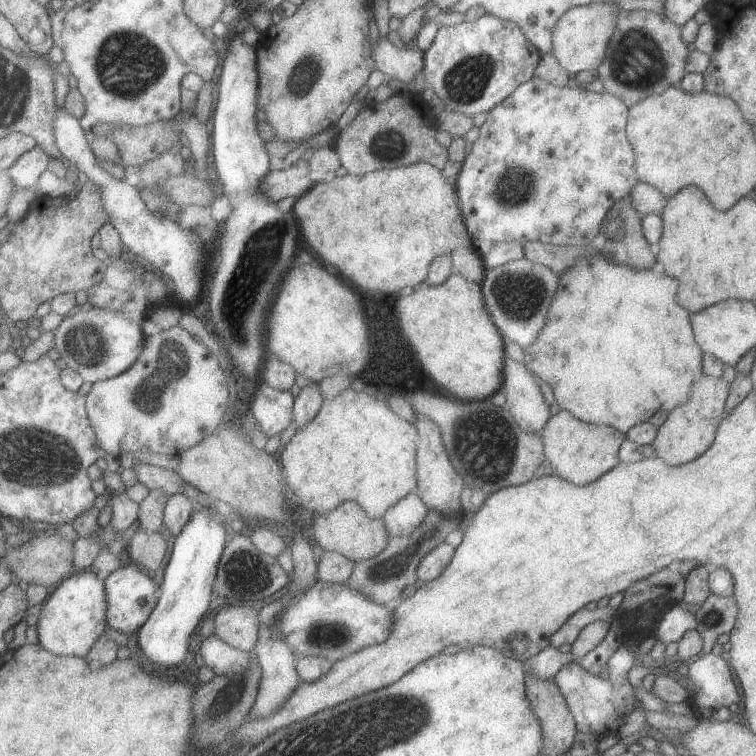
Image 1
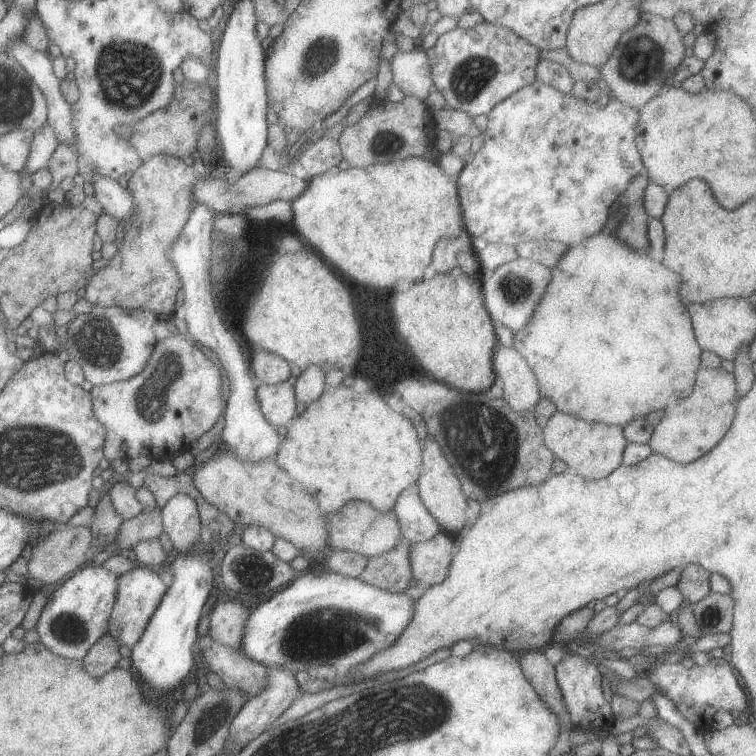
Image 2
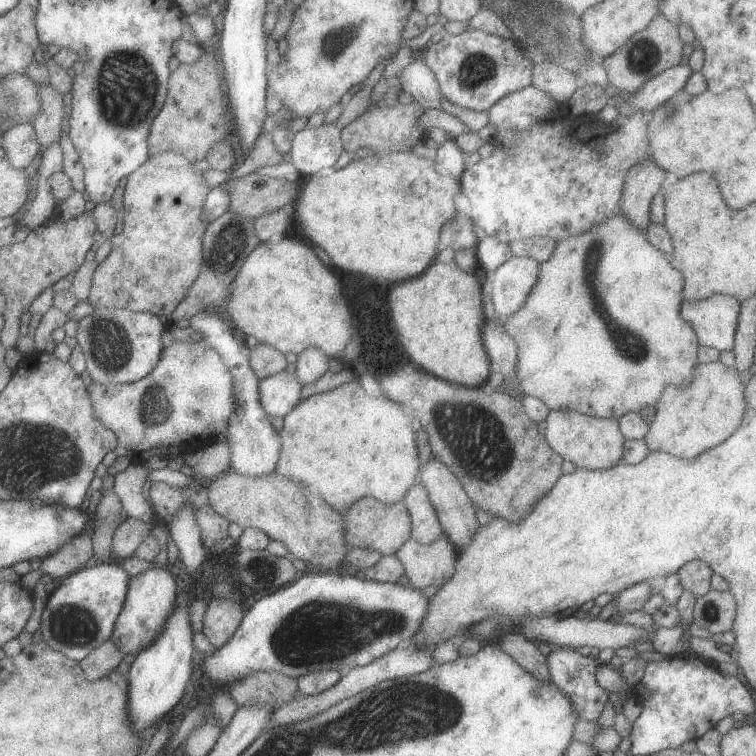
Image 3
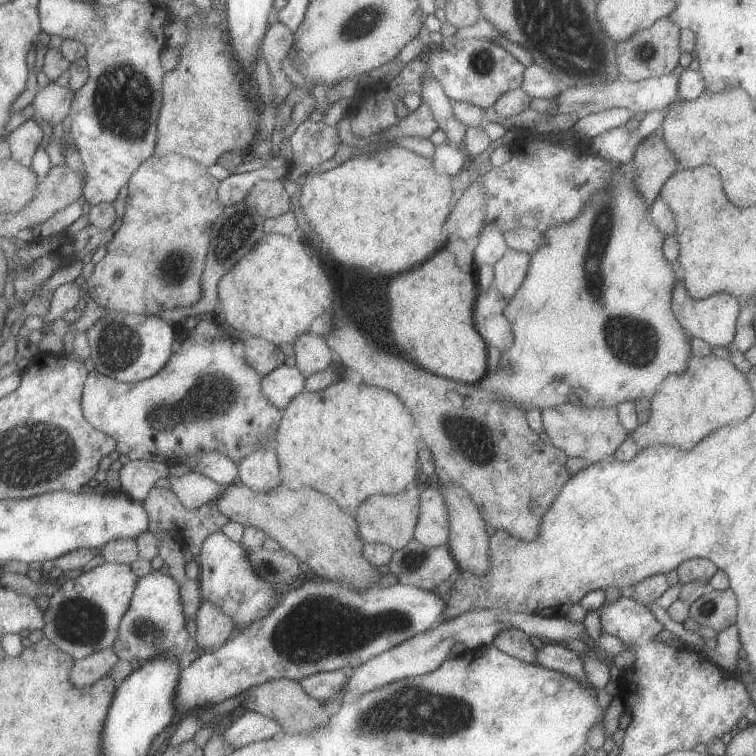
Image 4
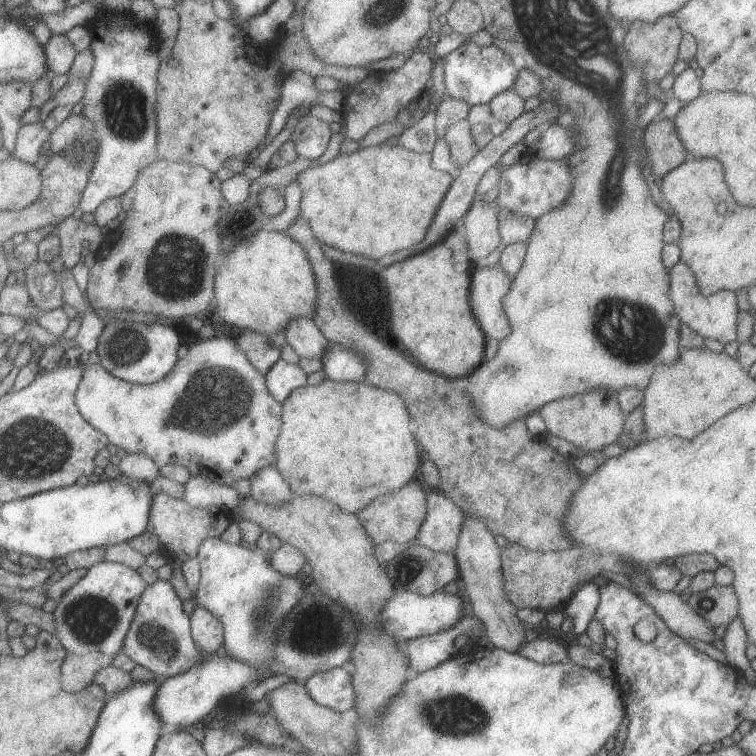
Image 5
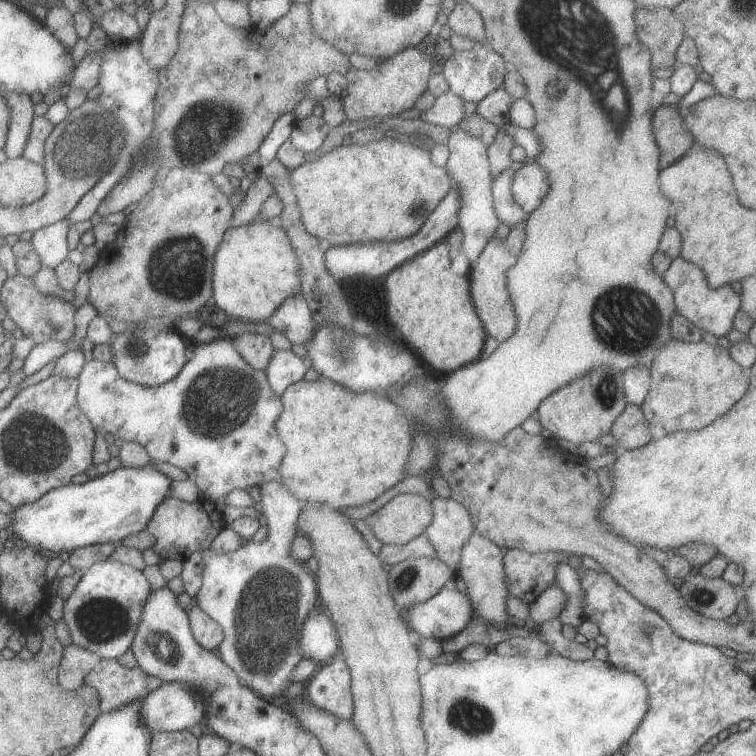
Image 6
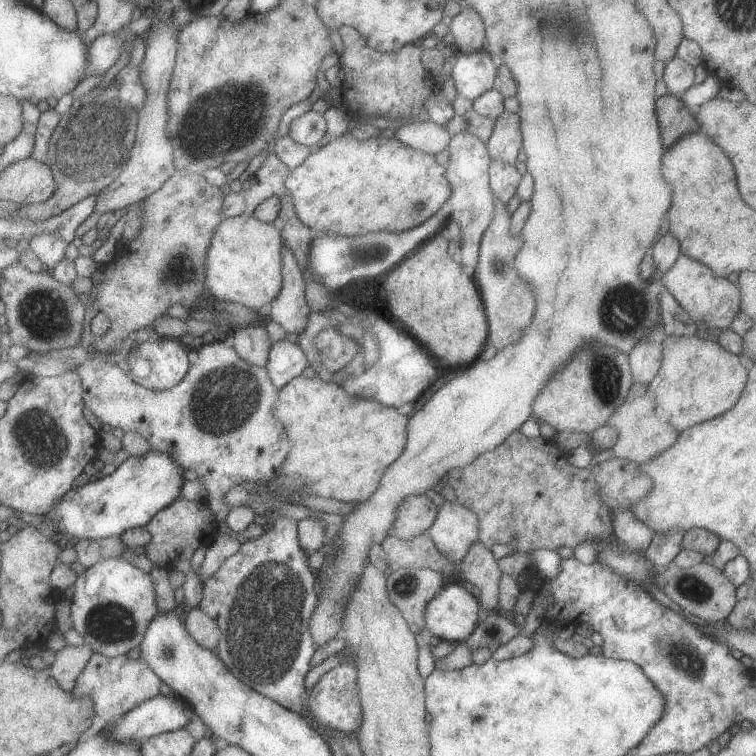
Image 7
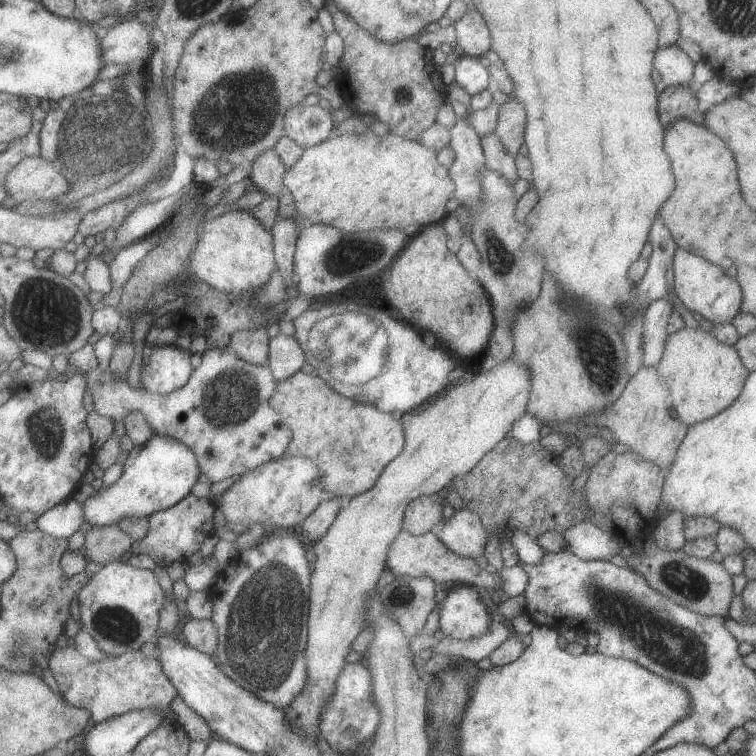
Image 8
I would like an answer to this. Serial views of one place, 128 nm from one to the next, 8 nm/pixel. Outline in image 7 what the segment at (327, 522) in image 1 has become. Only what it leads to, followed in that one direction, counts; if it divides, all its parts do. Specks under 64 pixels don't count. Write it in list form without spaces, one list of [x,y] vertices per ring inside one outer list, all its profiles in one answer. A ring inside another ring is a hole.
[[[427,495],[405,498],[398,507],[396,522],[389,535],[400,539],[410,539],[426,532],[436,520],[438,507]]]

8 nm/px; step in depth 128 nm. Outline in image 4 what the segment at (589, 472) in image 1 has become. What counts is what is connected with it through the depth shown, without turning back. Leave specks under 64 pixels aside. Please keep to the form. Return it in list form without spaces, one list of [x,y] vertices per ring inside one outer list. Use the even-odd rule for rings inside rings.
[[[561,404],[555,408],[543,408],[540,412],[542,425],[553,446],[568,457],[579,457],[589,464],[609,460],[618,444],[628,434],[621,426],[616,407],[588,407],[576,404]]]

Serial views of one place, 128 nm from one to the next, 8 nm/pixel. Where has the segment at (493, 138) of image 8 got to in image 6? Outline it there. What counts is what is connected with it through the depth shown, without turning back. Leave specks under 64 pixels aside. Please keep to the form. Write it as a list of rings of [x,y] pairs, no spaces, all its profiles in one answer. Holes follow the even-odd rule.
[[[507,168],[496,174],[490,184],[495,214],[500,222],[508,225],[509,229],[525,222],[527,216],[513,200],[511,192],[513,175],[514,172]]]

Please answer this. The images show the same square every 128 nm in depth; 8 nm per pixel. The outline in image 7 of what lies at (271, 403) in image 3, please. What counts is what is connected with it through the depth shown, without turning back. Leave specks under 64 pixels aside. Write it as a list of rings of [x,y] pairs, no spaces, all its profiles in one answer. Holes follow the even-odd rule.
[[[287,339],[273,343],[267,367],[273,382],[280,389],[303,374],[307,366],[310,366],[308,356],[299,343]]]

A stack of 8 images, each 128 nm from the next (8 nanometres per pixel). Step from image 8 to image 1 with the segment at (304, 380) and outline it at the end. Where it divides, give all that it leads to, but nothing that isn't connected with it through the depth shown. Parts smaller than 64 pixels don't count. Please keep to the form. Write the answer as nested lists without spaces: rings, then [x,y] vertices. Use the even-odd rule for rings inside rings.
[[[349,387],[340,395],[324,399],[319,414],[295,432],[284,446],[280,458],[289,486],[311,512],[329,514],[341,502],[357,500],[371,518],[383,519],[387,508],[414,490],[417,442],[420,442],[418,430],[410,422],[395,416],[379,398]]]

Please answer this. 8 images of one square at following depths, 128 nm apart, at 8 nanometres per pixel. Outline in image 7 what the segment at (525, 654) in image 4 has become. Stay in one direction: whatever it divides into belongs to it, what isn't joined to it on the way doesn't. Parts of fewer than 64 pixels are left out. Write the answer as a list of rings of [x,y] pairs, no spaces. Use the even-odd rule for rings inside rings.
[[[477,541],[468,548],[461,562],[459,572],[461,579],[471,582],[479,589],[477,599],[482,612],[497,611],[498,580],[502,574],[490,549]]]

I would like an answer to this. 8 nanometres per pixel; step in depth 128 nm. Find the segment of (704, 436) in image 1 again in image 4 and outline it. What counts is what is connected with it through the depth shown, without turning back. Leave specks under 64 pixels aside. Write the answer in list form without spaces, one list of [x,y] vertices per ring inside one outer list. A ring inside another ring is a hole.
[[[713,353],[702,357],[689,354],[685,370],[668,374],[657,386],[646,422],[639,423],[627,436],[640,448],[656,444],[669,444],[689,450],[697,440],[717,430],[721,424],[743,420],[753,410],[753,391],[746,376],[731,363]]]

